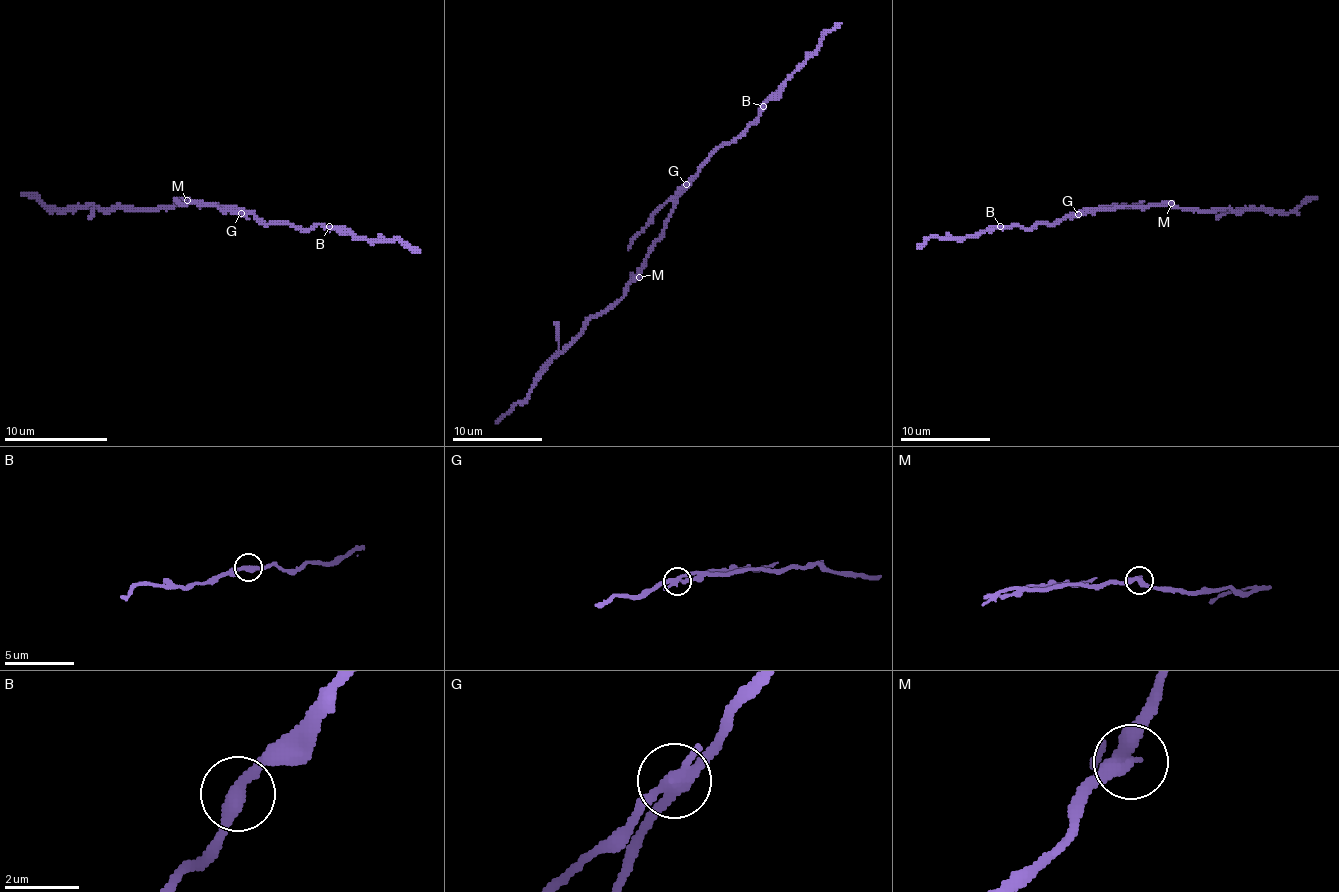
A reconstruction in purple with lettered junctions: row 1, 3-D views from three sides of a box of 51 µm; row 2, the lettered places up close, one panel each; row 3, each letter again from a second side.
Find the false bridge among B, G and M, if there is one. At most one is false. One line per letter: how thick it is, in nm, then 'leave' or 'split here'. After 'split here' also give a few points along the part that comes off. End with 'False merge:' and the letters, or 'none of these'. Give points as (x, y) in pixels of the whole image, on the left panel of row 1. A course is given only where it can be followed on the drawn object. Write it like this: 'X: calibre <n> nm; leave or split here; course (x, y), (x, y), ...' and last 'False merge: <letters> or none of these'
B: calibre 340 nm; leave
G: calibre 300 nm; split here; course (241, 213), (174, 198)
M: calibre 320 nm; leave
False merge: G

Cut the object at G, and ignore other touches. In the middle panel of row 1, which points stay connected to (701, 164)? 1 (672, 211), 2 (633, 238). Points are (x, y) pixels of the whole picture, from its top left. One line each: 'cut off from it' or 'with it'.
1: with it
2: cut off from it

